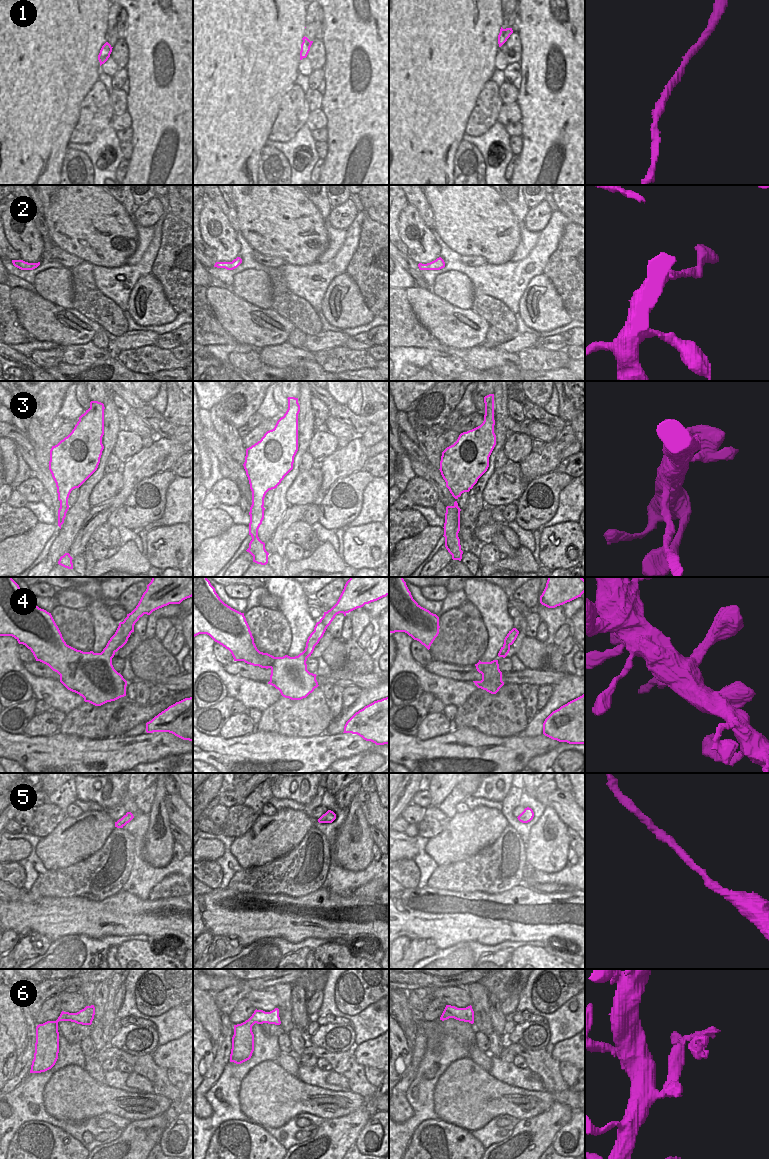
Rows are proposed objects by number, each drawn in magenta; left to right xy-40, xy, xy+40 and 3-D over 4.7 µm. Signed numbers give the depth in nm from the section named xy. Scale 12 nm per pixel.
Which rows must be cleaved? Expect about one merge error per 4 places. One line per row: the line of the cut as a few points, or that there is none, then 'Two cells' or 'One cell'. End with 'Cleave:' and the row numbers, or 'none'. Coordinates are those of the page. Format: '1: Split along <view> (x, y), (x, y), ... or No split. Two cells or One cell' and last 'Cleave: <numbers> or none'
1: No split. One cell
2: No split. One cell
3: Split along xy (252, 496), (262, 506). Two cells
4: Split along xy+40 (503, 647), (501, 651), (502, 656). Two cells
5: No split. One cell
6: Split along xy (246, 1020), (255, 1022). Two cells
Cleave: 3, 4, 6

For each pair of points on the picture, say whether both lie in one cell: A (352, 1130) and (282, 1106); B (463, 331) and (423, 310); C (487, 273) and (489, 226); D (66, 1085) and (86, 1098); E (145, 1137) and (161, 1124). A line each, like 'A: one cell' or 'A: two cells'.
A: two cells
B: one cell
C: two cells
D: one cell
E: one cell

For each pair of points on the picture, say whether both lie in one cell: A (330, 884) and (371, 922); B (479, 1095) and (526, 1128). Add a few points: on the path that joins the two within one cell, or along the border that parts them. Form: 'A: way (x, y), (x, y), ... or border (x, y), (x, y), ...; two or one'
A: border (322, 886), (340, 895), (351, 895); two
B: border (542, 1112), (520, 1120); two

